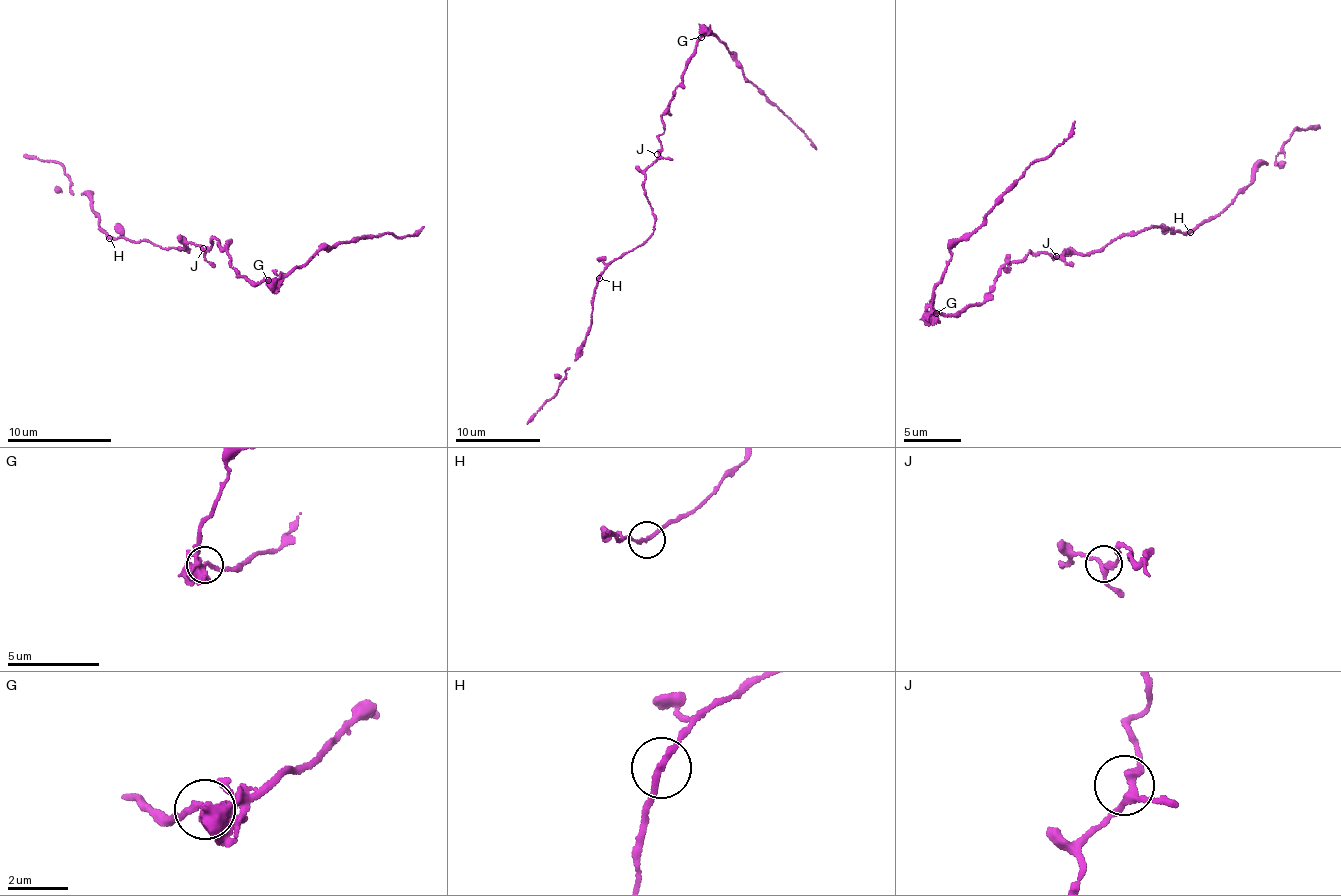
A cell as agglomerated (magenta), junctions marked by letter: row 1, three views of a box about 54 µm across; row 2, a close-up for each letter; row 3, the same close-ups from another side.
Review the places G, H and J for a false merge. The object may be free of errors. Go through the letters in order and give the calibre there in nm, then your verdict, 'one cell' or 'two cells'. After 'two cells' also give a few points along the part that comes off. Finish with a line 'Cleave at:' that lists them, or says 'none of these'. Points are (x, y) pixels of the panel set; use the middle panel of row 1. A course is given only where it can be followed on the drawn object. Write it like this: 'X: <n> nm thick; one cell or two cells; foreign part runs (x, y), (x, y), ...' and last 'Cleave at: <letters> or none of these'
G: 400 nm thick; two cells; foreign part runs (701, 38), (717, 36), (745, 78), (761, 88), (806, 133), (816, 148)
H: 190 nm thick; one cell
J: 240 nm thick; one cell
Cleave at: G

